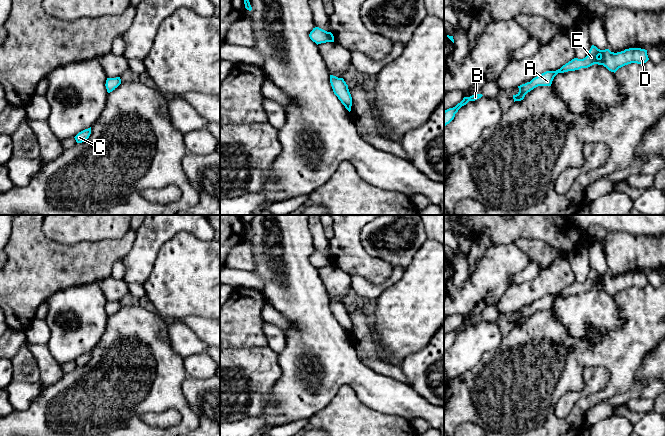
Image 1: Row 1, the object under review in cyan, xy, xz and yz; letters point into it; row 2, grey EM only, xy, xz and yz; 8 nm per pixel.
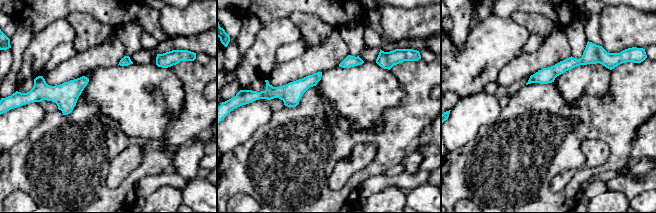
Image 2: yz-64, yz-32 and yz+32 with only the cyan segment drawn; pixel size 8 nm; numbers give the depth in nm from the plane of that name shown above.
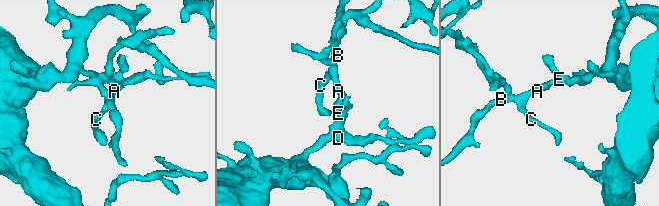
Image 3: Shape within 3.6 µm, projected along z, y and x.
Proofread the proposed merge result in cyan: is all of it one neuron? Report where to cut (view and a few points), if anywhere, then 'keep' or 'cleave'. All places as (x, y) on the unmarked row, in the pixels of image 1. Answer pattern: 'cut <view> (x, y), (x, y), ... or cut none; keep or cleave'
cut none; keep

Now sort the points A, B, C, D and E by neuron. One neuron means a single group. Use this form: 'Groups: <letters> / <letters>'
Groups: A B C D E

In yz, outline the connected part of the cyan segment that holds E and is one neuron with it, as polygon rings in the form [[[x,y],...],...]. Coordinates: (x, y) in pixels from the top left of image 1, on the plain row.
[[[592,269],[587,280],[583,283],[574,282],[556,295],[546,295],[533,302],[530,306],[518,310],[519,316],[513,319],[514,326],[521,325],[525,319],[538,310],[551,310],[554,301],[558,297],[575,295],[588,292],[594,288],[603,289],[611,296],[631,288],[644,288],[649,284],[647,274],[641,272],[629,272],[621,276],[611,276],[609,273],[600,274]]]

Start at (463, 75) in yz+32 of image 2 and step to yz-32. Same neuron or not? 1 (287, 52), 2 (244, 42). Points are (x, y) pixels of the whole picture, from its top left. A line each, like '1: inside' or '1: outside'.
1: outside
2: outside

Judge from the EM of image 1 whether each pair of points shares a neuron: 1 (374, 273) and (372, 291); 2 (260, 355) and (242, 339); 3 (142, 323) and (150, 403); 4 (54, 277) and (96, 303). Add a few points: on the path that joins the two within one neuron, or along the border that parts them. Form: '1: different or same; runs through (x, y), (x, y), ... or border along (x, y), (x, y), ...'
1: different; border along (393, 270), (381, 283), (351, 274)
2: different; border along (267, 345), (230, 349)
3: same; runs through (151, 343), (159, 361), (159, 376), (155, 383)
4: different; border along (93, 283), (70, 286), (54, 292), (49, 297)

